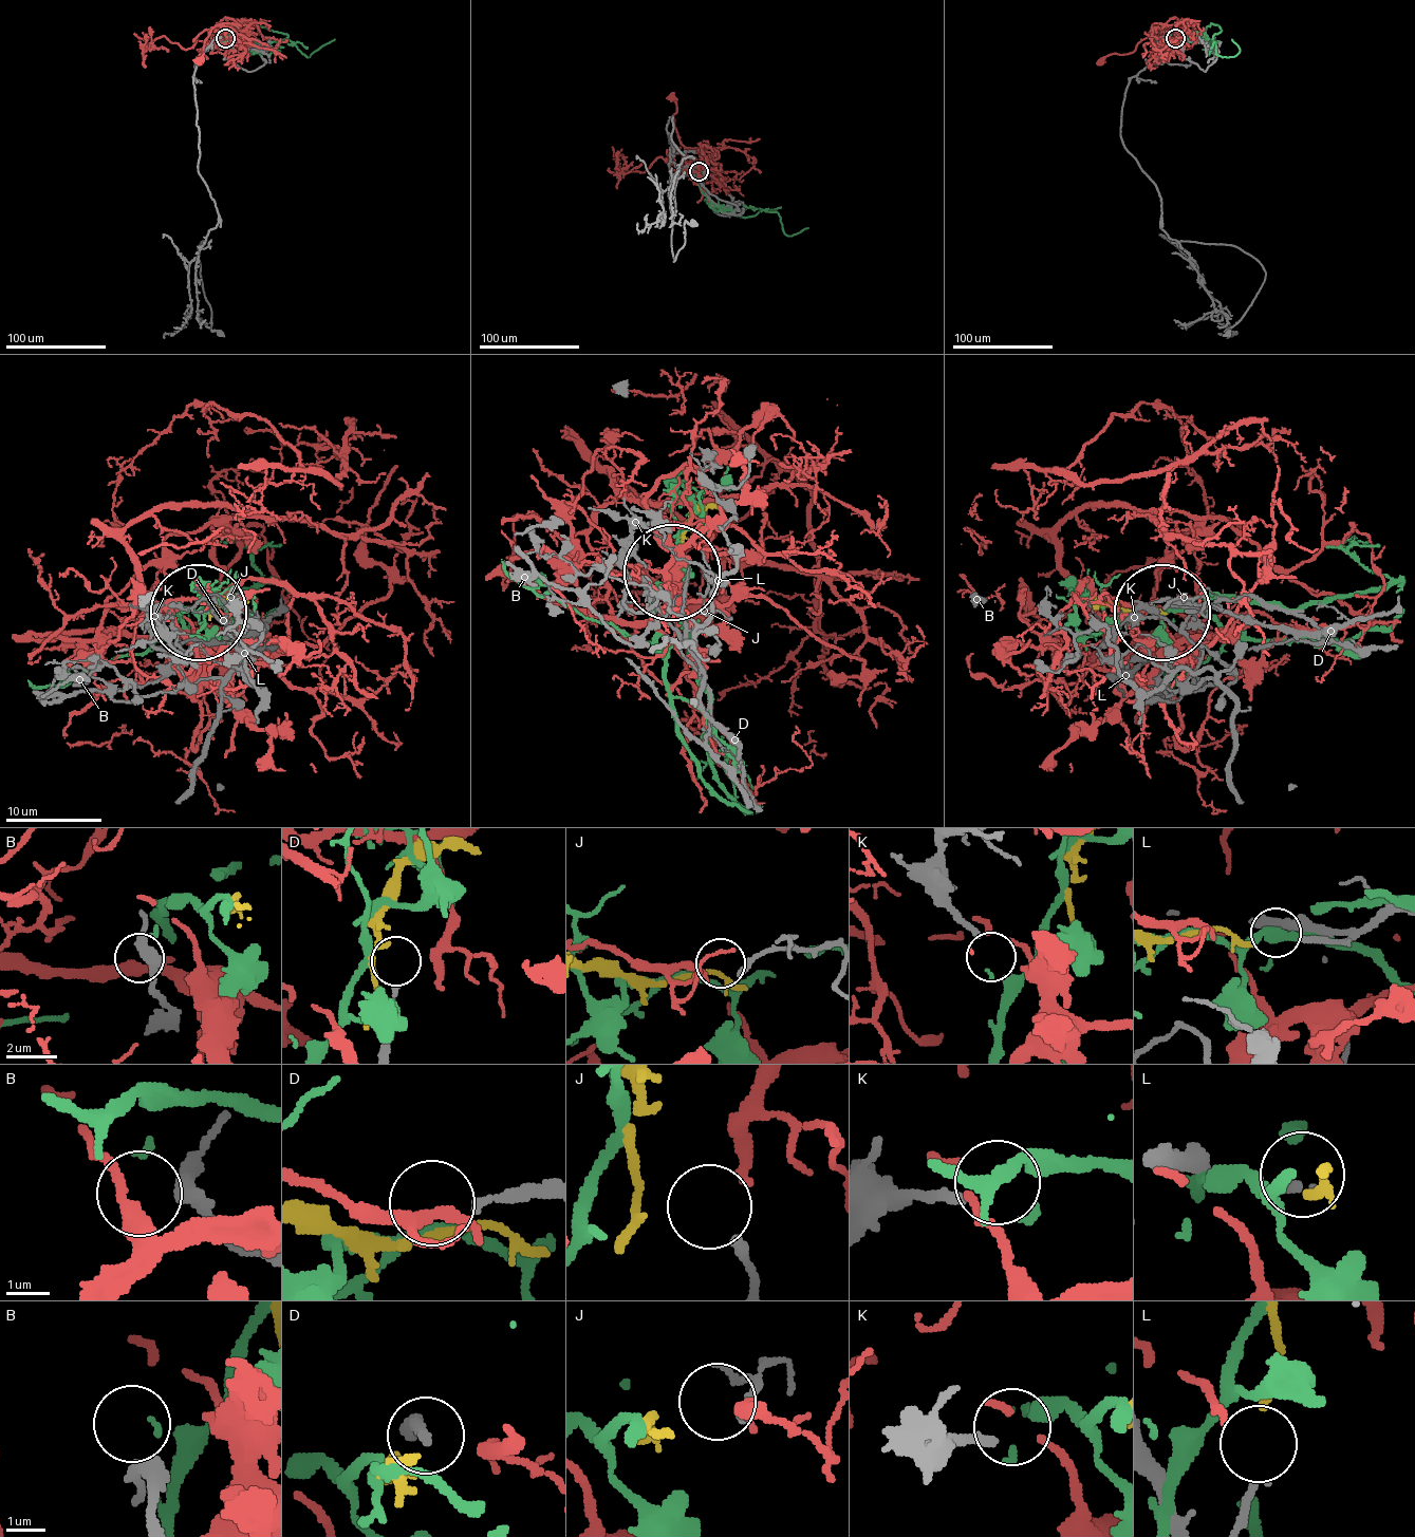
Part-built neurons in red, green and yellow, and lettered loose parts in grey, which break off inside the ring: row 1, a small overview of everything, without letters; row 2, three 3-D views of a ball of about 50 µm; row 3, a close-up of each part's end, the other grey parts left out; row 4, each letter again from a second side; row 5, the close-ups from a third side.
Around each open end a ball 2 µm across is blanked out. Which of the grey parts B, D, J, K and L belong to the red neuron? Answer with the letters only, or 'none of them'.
J

